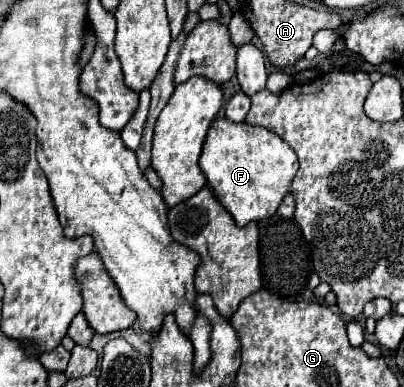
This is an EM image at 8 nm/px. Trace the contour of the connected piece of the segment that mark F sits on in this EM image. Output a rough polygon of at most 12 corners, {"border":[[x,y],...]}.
{"border":[[216,119],[200,169],[236,225],[270,219],[298,157],[264,127]]}

